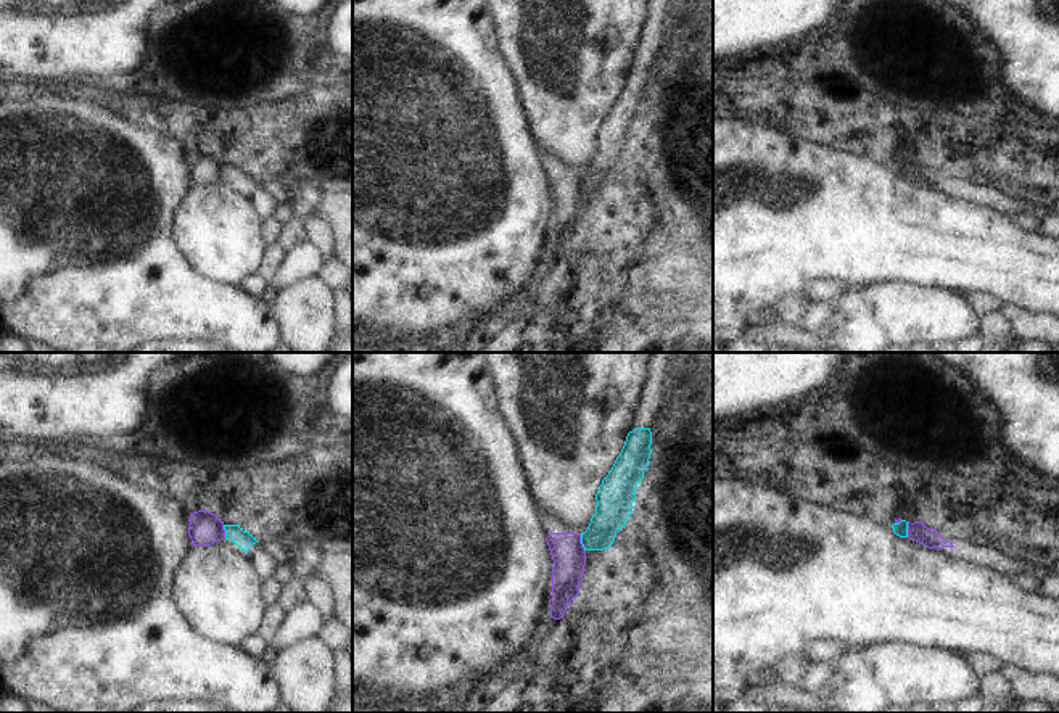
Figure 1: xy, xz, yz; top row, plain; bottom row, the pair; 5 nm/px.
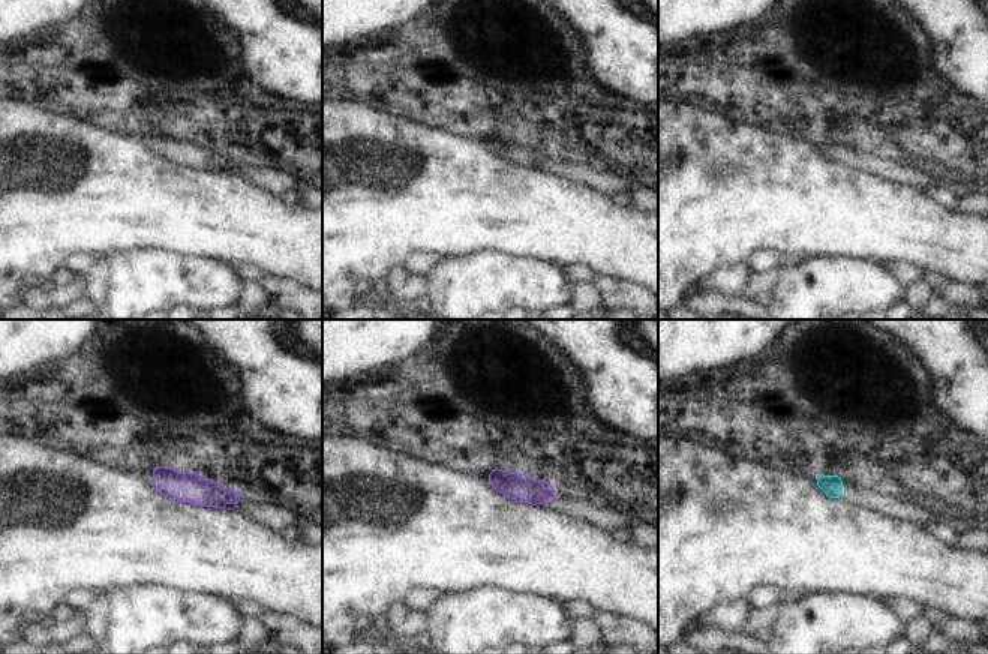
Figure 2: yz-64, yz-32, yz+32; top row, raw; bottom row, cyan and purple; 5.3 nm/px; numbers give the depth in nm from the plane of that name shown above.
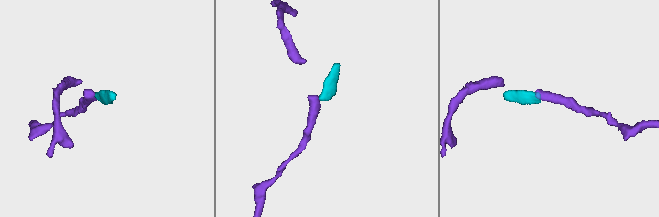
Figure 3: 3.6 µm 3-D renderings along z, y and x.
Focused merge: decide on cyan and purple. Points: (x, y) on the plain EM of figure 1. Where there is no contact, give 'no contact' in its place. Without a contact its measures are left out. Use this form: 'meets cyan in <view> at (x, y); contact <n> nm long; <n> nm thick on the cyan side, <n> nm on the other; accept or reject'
meets cyan in xz at (581, 182); contact 90 nm long; 180 nm thick on the cyan side, 170 nm on the other; reject

